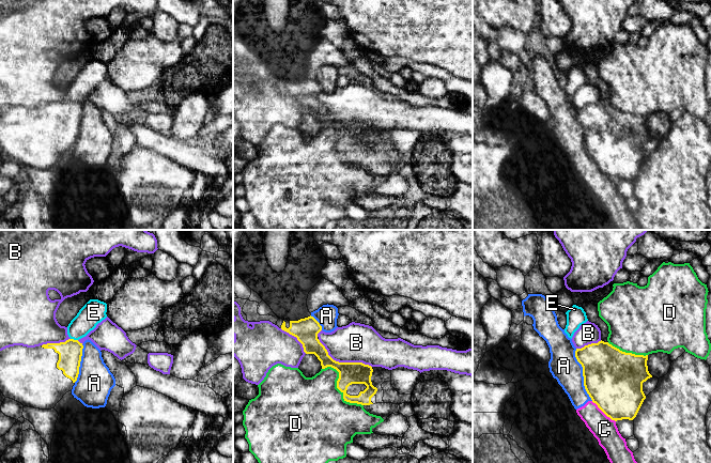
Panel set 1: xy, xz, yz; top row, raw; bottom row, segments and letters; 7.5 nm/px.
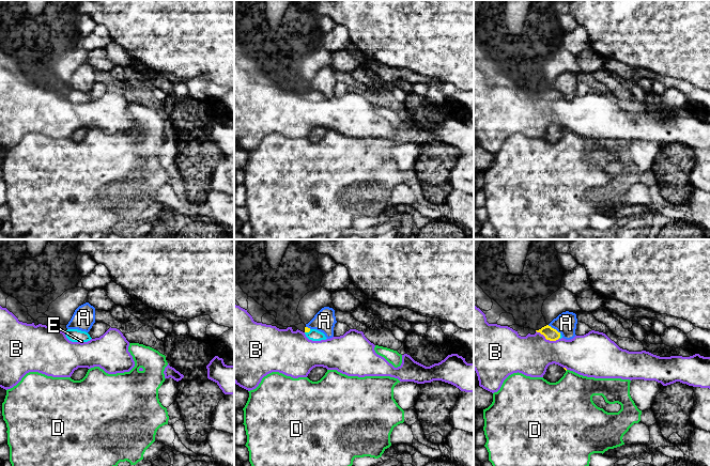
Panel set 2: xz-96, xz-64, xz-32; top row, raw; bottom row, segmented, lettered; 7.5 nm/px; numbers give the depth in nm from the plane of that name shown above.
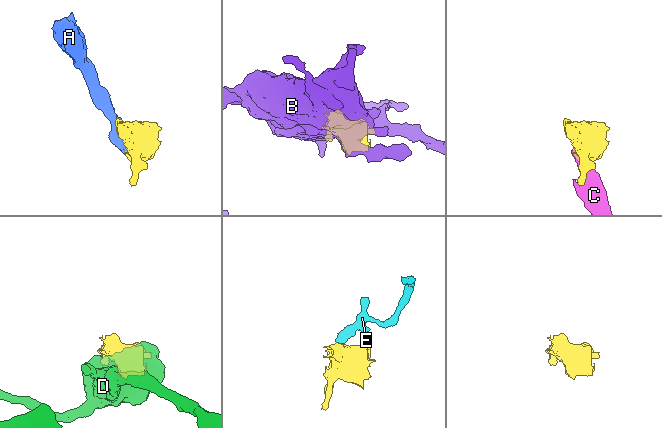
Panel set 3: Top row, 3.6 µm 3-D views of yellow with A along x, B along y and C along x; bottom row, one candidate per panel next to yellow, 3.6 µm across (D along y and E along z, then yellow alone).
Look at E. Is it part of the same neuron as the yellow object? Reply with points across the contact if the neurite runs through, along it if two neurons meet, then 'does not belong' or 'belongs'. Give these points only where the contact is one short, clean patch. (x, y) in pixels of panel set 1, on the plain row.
across xy (70, 112), (73, 107), (73, 99), (75, 92), (92, 74) | belongs

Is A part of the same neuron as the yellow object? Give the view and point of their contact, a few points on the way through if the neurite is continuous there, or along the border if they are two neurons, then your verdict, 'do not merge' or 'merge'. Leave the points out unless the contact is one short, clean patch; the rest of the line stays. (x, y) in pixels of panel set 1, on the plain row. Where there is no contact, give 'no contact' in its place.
meets yellow in yz at (583, 135); do not merge

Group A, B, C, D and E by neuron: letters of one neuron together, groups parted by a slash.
A C / B / D / E

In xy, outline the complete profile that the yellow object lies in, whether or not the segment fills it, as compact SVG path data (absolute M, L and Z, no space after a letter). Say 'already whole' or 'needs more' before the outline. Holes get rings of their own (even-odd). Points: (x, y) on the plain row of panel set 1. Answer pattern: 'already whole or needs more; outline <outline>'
needs more; outline M90 60L68 84L69 99L65 103L47 104L35 108L14 106L0 111L0 151L3 156L24 167L40 170L55 169L63 156L73 150L77 141L83 109L78 101L105 80L106 73L106 63Z

